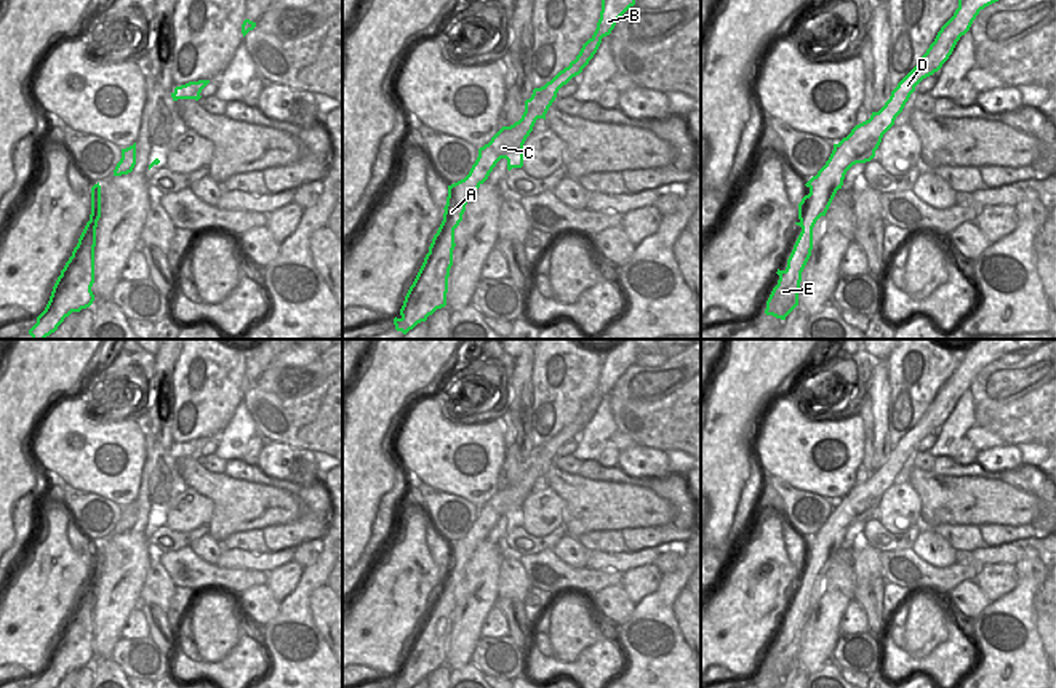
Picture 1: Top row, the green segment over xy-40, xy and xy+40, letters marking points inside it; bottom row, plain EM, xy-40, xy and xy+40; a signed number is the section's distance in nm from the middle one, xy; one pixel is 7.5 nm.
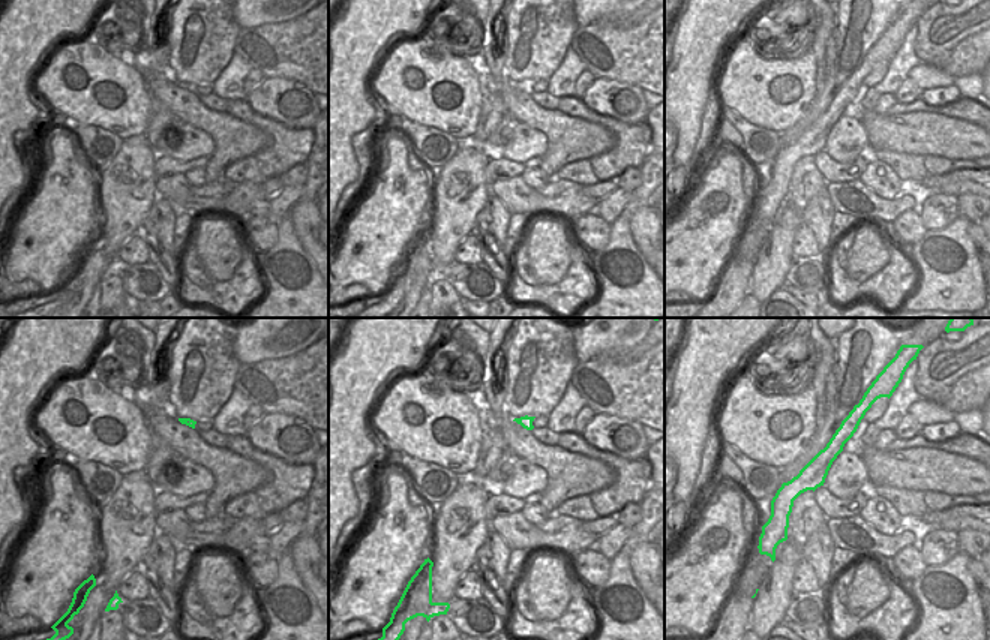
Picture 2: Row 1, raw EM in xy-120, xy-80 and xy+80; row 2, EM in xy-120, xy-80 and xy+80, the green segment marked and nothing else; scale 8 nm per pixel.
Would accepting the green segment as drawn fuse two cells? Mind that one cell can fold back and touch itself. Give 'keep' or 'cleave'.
keep

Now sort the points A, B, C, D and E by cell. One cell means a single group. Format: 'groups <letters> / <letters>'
groups A B C D E

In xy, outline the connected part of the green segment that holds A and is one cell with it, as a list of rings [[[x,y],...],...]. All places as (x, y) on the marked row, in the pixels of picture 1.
[[[602,0],[597,29],[582,45],[576,59],[544,86],[534,88],[531,98],[525,101],[522,118],[510,126],[502,126],[488,144],[478,149],[478,157],[469,174],[448,186],[443,221],[405,296],[400,309],[402,317],[394,318],[397,331],[406,334],[418,323],[426,322],[437,309],[446,306],[448,277],[453,266],[453,250],[456,246],[454,229],[462,221],[469,198],[488,179],[501,158],[507,160],[509,171],[523,166],[523,144],[533,131],[536,120],[546,120],[546,114],[555,101],[558,90],[582,72],[597,53],[602,38],[611,34],[618,19],[634,5],[635,0]]]

